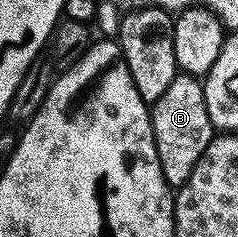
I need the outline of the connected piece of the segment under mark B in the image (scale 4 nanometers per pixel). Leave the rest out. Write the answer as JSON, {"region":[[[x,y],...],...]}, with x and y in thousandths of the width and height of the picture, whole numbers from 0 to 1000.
{"region":[[[739,312],[727,359],[676,392],[668,422],[630,456],[634,540],[660,612],[660,662],[693,764],[727,797],[765,789],[811,730],[811,696],[861,646],[878,595],[895,582],[895,540],[878,477],[861,460],[853,354],[815,316]]]}

